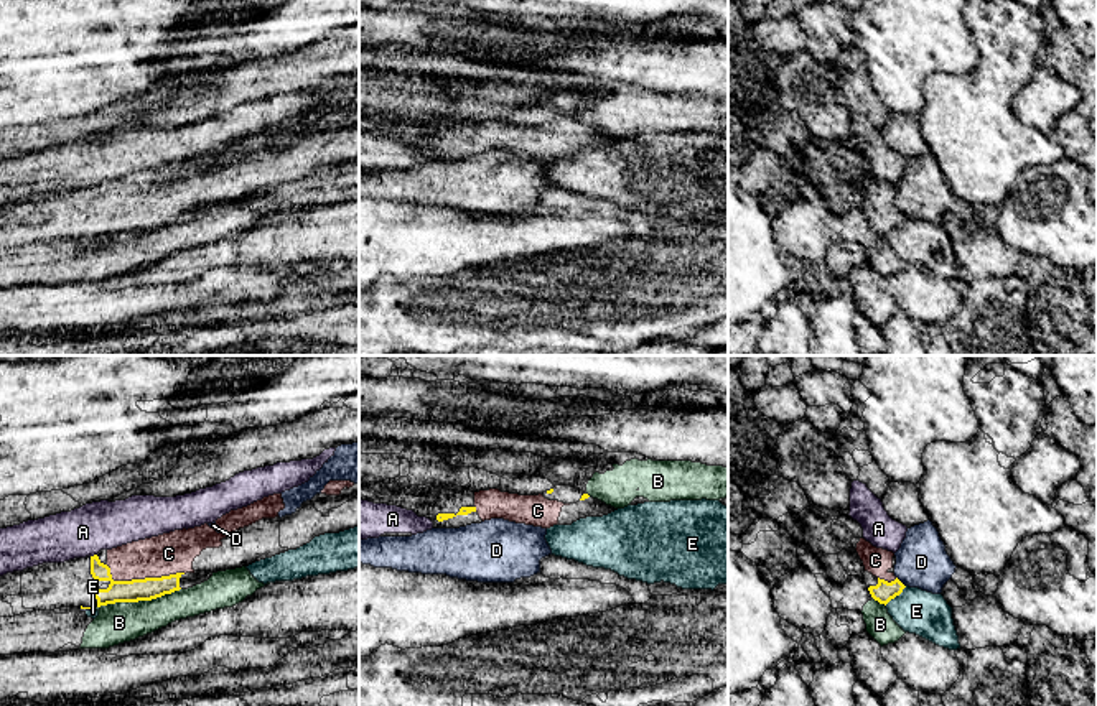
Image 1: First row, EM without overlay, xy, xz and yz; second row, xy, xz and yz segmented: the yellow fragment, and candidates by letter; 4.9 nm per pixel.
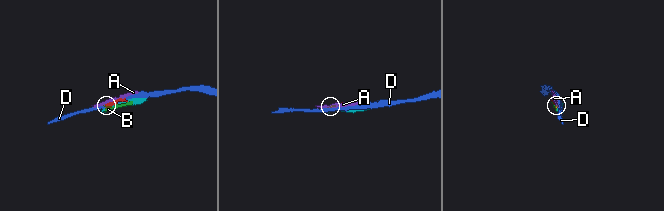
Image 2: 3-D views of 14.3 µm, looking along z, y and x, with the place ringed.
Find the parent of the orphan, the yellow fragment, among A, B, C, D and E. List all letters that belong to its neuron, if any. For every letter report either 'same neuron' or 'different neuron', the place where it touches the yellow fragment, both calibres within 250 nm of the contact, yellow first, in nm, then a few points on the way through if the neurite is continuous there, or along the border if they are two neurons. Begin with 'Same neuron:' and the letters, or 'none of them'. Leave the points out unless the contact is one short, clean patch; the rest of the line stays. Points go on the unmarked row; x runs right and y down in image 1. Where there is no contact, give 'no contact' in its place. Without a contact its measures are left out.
Same neuron: C
A: different neuron; contact xy (94, 186); calibres 110 and 240 nm; border xy (96, 185), (91, 188)
B: different neuron; contact xy (139, 231); calibres 110 and 200 nm
C: same neuron; contact xy (142, 211); calibres 110 and 200 nm
D: different neuron; contact yz (900, 213); calibres 100 and 260 nm; border yz (896, 208), (905, 218)
E: different neuron; contact yz (895, 227); calibres 100 and 220 nm

